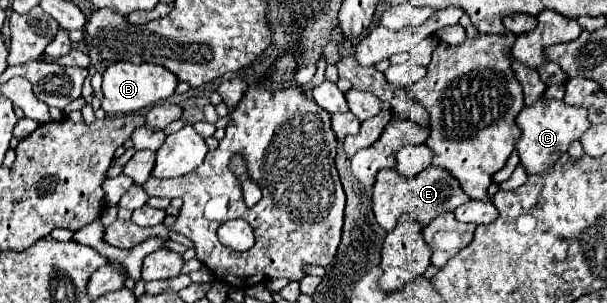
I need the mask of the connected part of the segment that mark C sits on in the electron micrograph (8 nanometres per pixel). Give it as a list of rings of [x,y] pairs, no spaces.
[[[541,98],[533,106],[525,106],[521,114],[517,116],[517,126],[521,128],[521,140],[517,142],[517,152],[521,158],[521,164],[525,166],[527,174],[543,174],[547,172],[557,160],[567,154],[571,144],[575,140],[581,140],[581,136],[589,130],[589,118],[585,108],[567,106],[563,100],[545,100]]]

